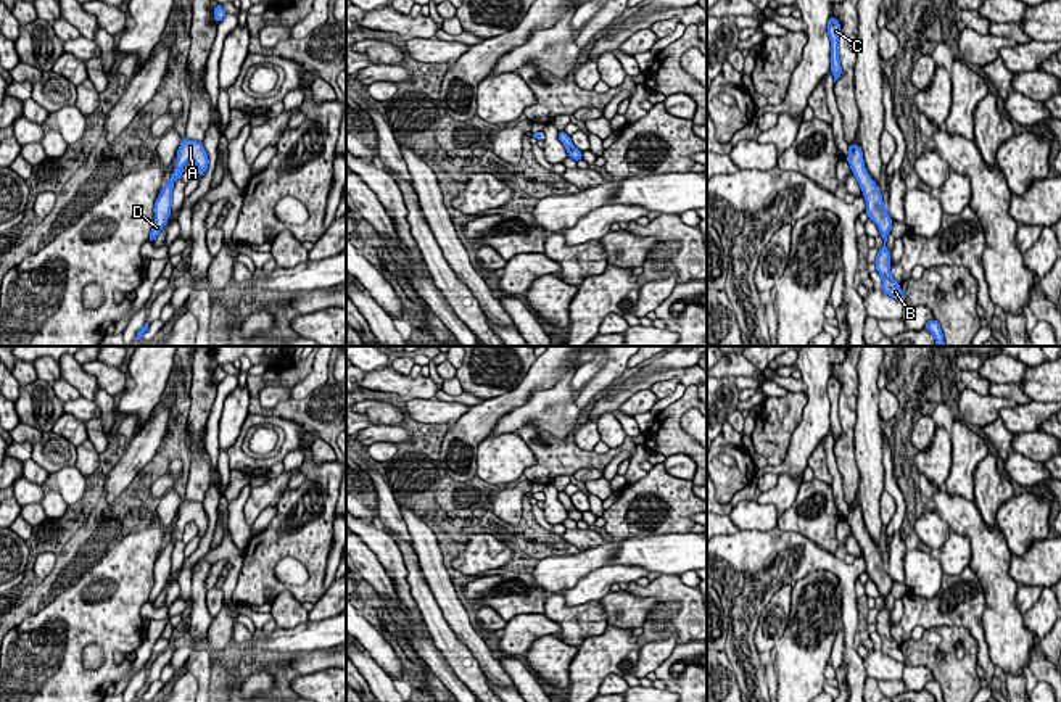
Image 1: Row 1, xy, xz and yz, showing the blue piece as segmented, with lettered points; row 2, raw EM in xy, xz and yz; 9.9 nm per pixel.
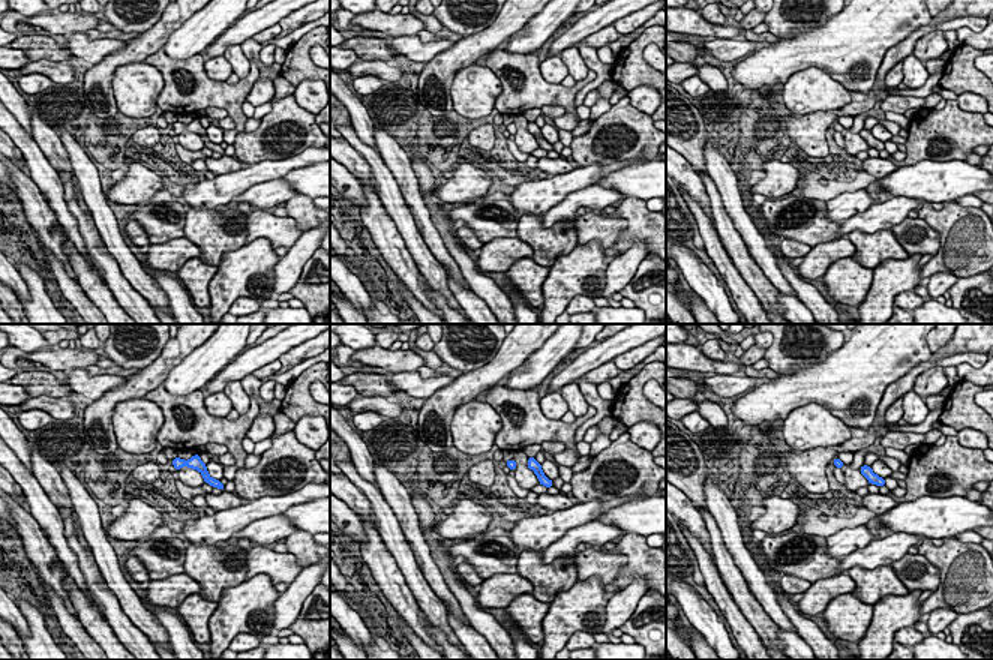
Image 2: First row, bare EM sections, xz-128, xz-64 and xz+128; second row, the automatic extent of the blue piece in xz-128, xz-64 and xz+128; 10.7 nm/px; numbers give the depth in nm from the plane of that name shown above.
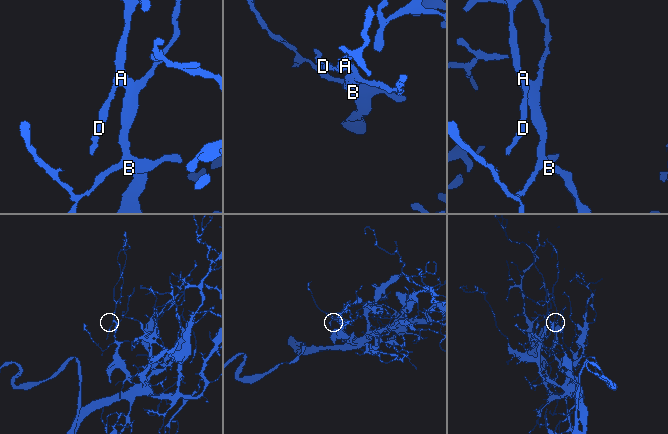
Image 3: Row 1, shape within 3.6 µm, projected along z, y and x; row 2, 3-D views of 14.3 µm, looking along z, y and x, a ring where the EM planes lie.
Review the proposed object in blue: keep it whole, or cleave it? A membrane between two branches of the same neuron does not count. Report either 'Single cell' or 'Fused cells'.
Single cell

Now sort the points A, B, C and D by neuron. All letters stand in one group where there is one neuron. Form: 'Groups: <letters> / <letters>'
Groups: A B C D

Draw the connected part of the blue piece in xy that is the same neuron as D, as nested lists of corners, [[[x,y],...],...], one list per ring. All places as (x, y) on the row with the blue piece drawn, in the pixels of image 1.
[[[185,137],[180,142],[180,147],[177,150],[177,161],[175,161],[175,171],[171,172],[171,180],[163,187],[159,196],[155,201],[155,224],[153,229],[150,232],[150,242],[155,242],[156,237],[159,235],[159,232],[163,230],[163,227],[167,224],[167,219],[171,216],[171,208],[172,208],[172,188],[174,188],[174,182],[177,179],[182,179],[182,171],[187,161],[193,161],[198,166],[198,176],[203,177],[209,159],[208,159],[208,153],[203,147],[203,142],[196,142],[196,140],[187,140]]]

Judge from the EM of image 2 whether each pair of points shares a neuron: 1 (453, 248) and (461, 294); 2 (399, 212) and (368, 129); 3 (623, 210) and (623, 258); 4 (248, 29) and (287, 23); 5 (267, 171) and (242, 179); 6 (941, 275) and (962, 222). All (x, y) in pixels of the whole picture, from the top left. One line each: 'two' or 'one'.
1: two
2: two
3: one
4: two
5: one
6: one

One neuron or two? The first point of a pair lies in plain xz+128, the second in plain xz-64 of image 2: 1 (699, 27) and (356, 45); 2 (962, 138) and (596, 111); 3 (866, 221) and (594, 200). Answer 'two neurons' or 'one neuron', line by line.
1: two neurons
2: two neurons
3: one neuron

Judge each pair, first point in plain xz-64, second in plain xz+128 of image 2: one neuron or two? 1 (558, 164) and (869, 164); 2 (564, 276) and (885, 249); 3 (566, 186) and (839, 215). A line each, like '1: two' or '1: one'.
1: one
2: two
3: one

